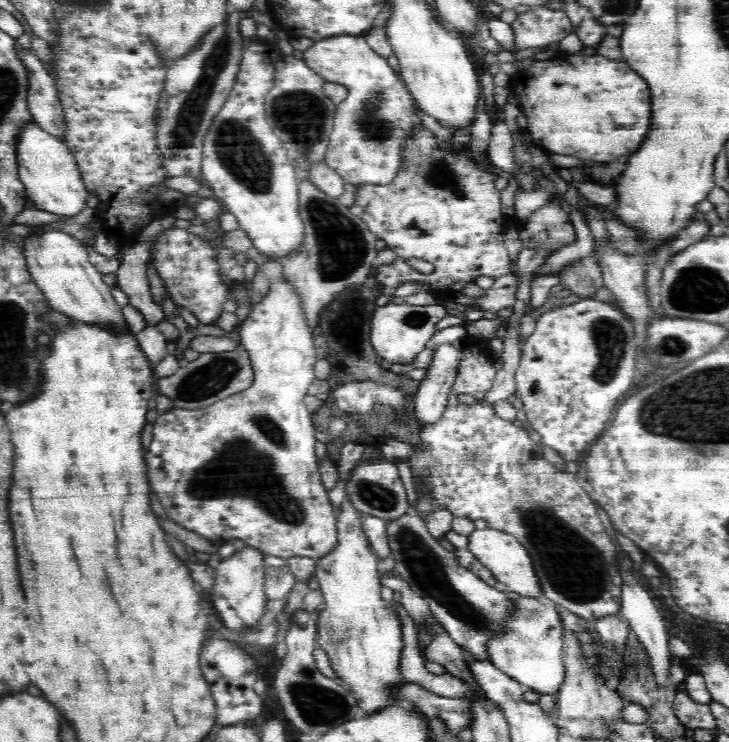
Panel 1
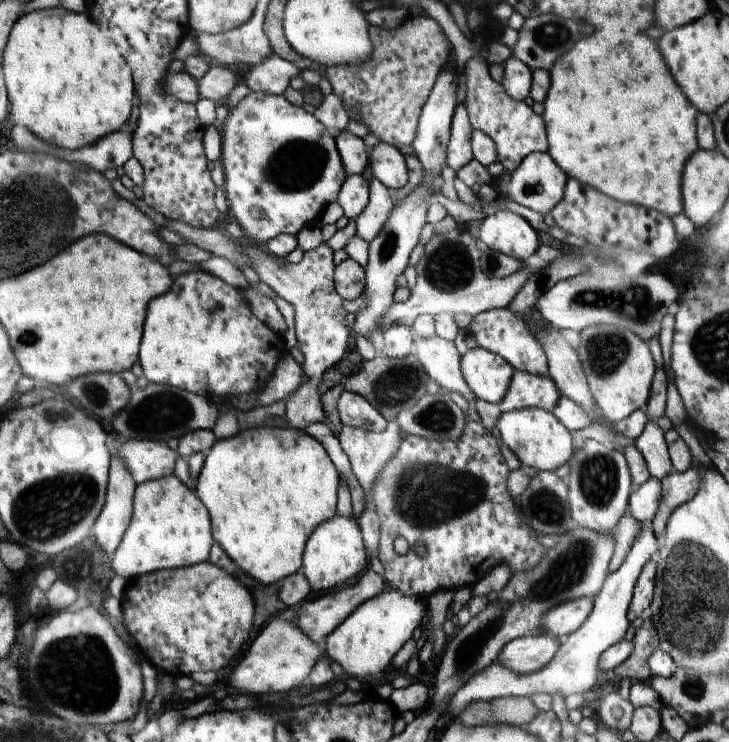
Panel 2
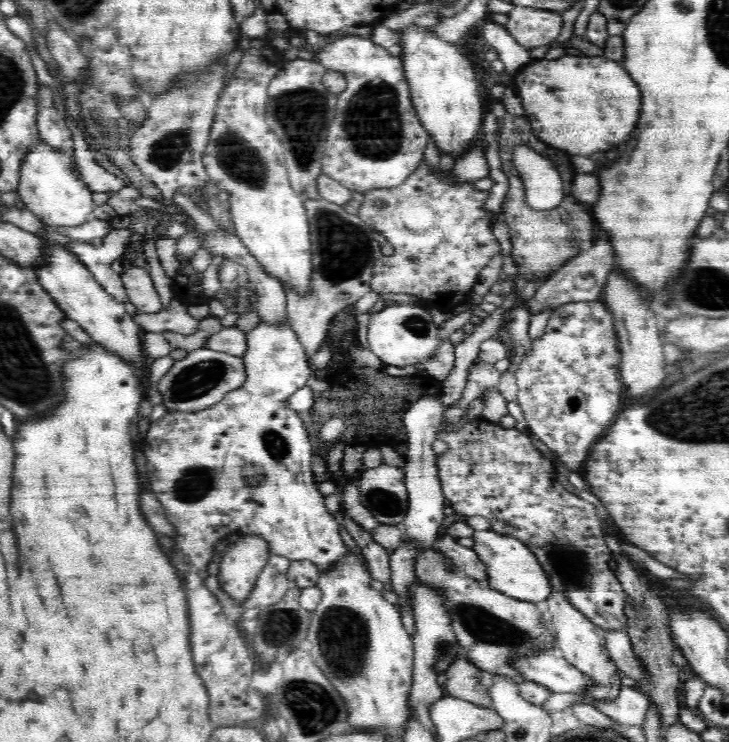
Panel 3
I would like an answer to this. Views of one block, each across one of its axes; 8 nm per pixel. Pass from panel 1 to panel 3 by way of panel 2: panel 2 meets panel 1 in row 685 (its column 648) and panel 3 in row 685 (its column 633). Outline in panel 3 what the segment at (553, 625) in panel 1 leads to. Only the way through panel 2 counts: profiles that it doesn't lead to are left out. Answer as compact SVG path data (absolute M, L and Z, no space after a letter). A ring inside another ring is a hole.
M560 649L552 652L536 652L516 666L524 675L524 681L537 682L550 689L551 693L574 693L588 691L592 679L568 663Z

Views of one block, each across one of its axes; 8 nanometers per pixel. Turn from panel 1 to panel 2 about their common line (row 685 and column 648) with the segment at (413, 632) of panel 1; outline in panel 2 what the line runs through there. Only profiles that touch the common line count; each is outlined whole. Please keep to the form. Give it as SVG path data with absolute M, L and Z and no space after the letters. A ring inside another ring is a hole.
M647 420L642 434L634 442L634 446L642 453L648 465L650 476L660 482L674 471L664 434L657 422Z

